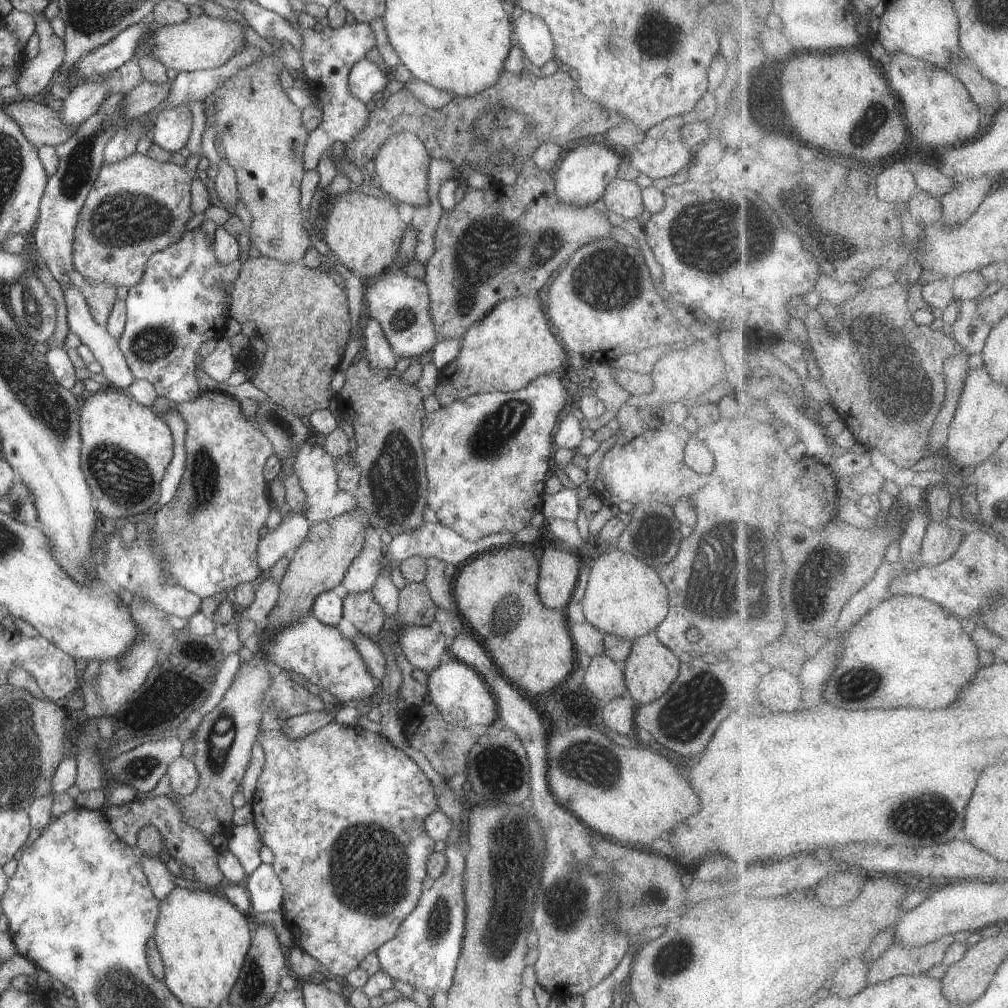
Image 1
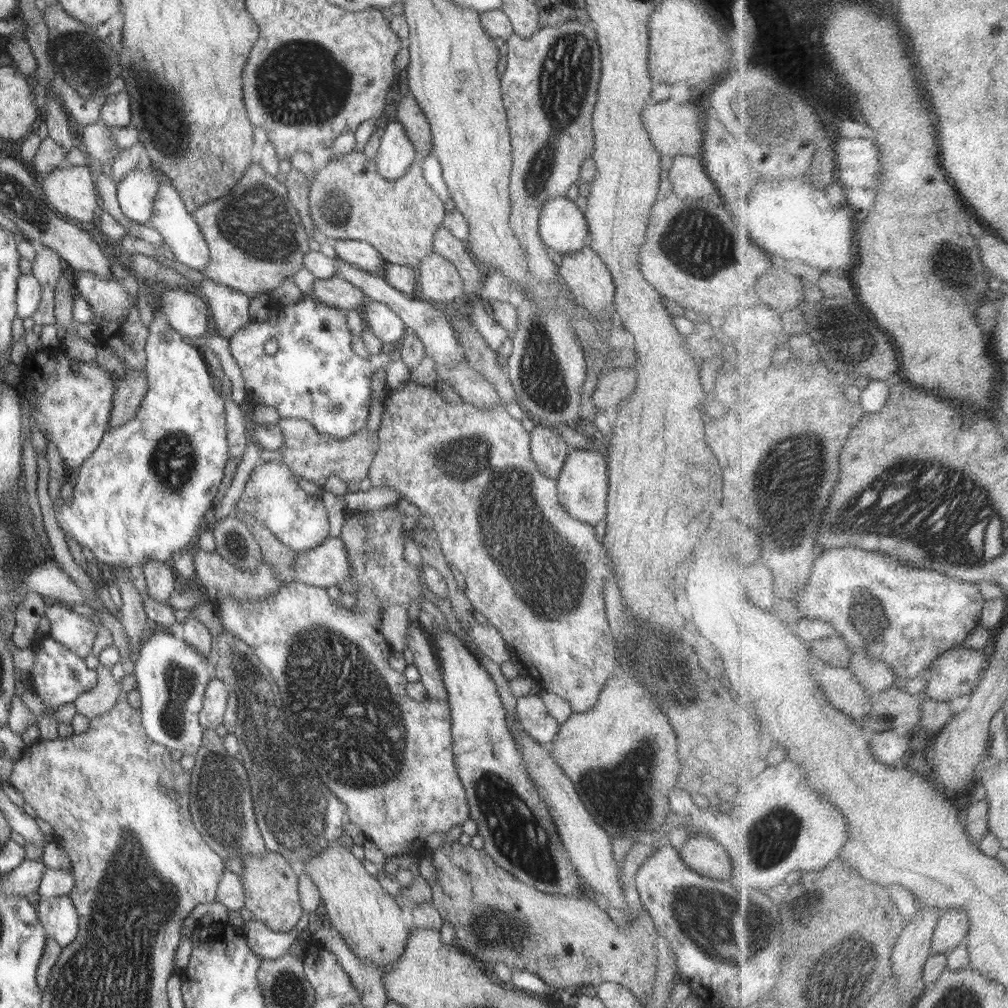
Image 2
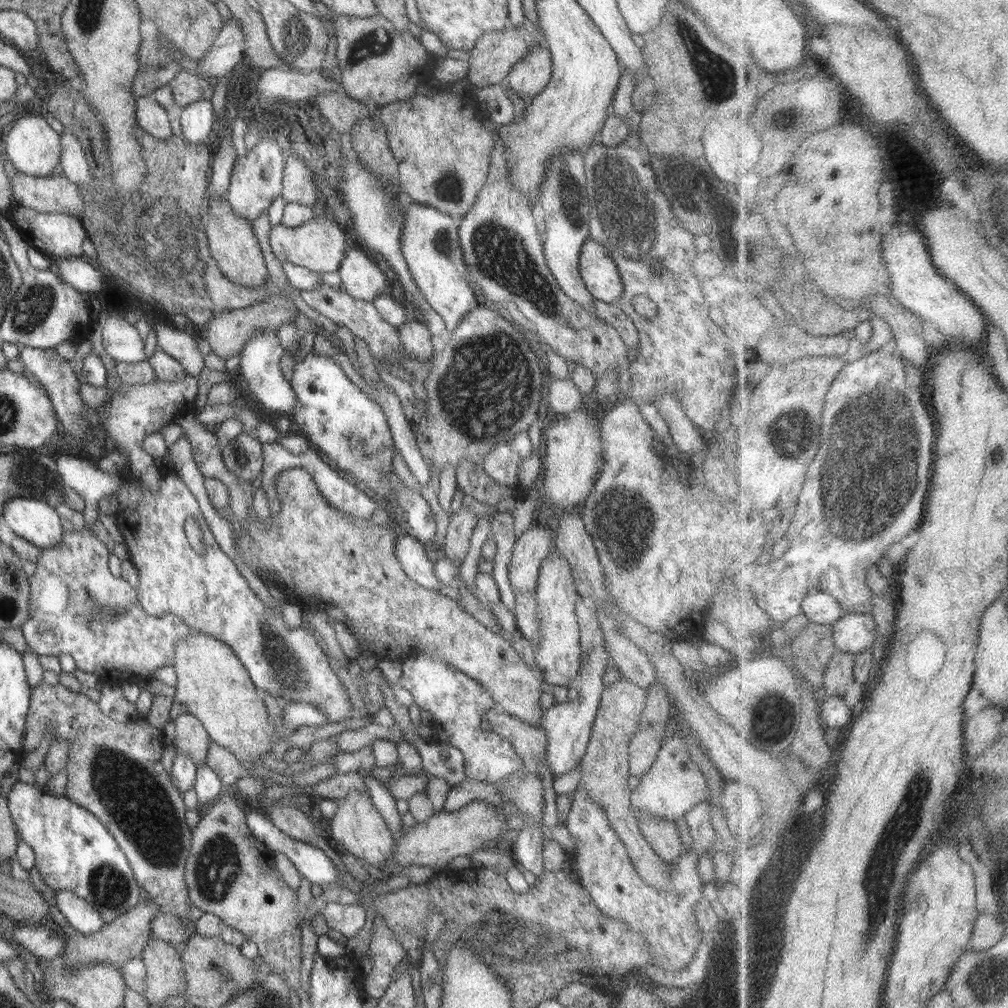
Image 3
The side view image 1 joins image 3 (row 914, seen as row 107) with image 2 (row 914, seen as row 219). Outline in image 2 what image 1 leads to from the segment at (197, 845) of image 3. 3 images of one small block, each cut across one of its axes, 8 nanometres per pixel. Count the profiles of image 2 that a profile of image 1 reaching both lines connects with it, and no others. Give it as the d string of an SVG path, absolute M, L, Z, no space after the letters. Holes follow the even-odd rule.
M266 850L261 857L244 855L240 861L242 862L240 880L244 886L245 907L250 910L253 919L262 922L273 932L294 931L296 924L304 915L304 910L298 892L299 876L294 873L288 860L276 852Z

